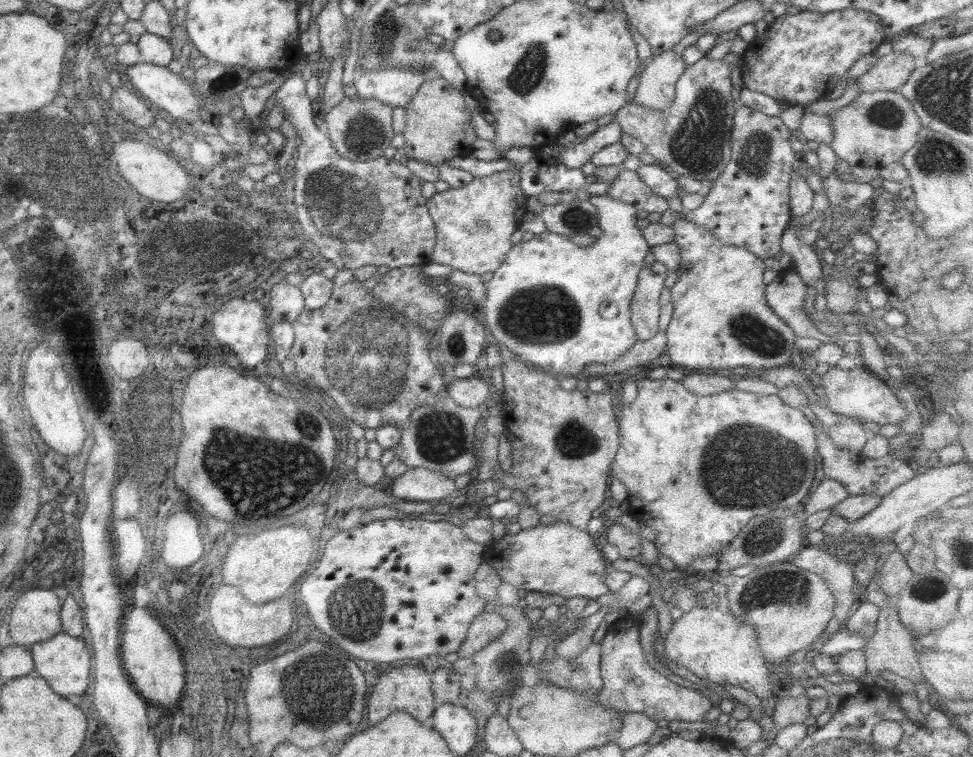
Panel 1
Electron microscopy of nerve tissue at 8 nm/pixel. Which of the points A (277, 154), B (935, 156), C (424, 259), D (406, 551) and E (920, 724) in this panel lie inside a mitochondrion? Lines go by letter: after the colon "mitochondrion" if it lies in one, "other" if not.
A: other
B: mitochondrion
C: other
D: other
E: other

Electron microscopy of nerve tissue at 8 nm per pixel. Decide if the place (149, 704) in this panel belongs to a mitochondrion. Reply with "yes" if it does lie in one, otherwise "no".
no

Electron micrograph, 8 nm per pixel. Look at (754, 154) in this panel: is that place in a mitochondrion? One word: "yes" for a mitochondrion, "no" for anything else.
yes

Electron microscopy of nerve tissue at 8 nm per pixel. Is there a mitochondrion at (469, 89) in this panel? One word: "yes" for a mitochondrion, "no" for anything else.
no

